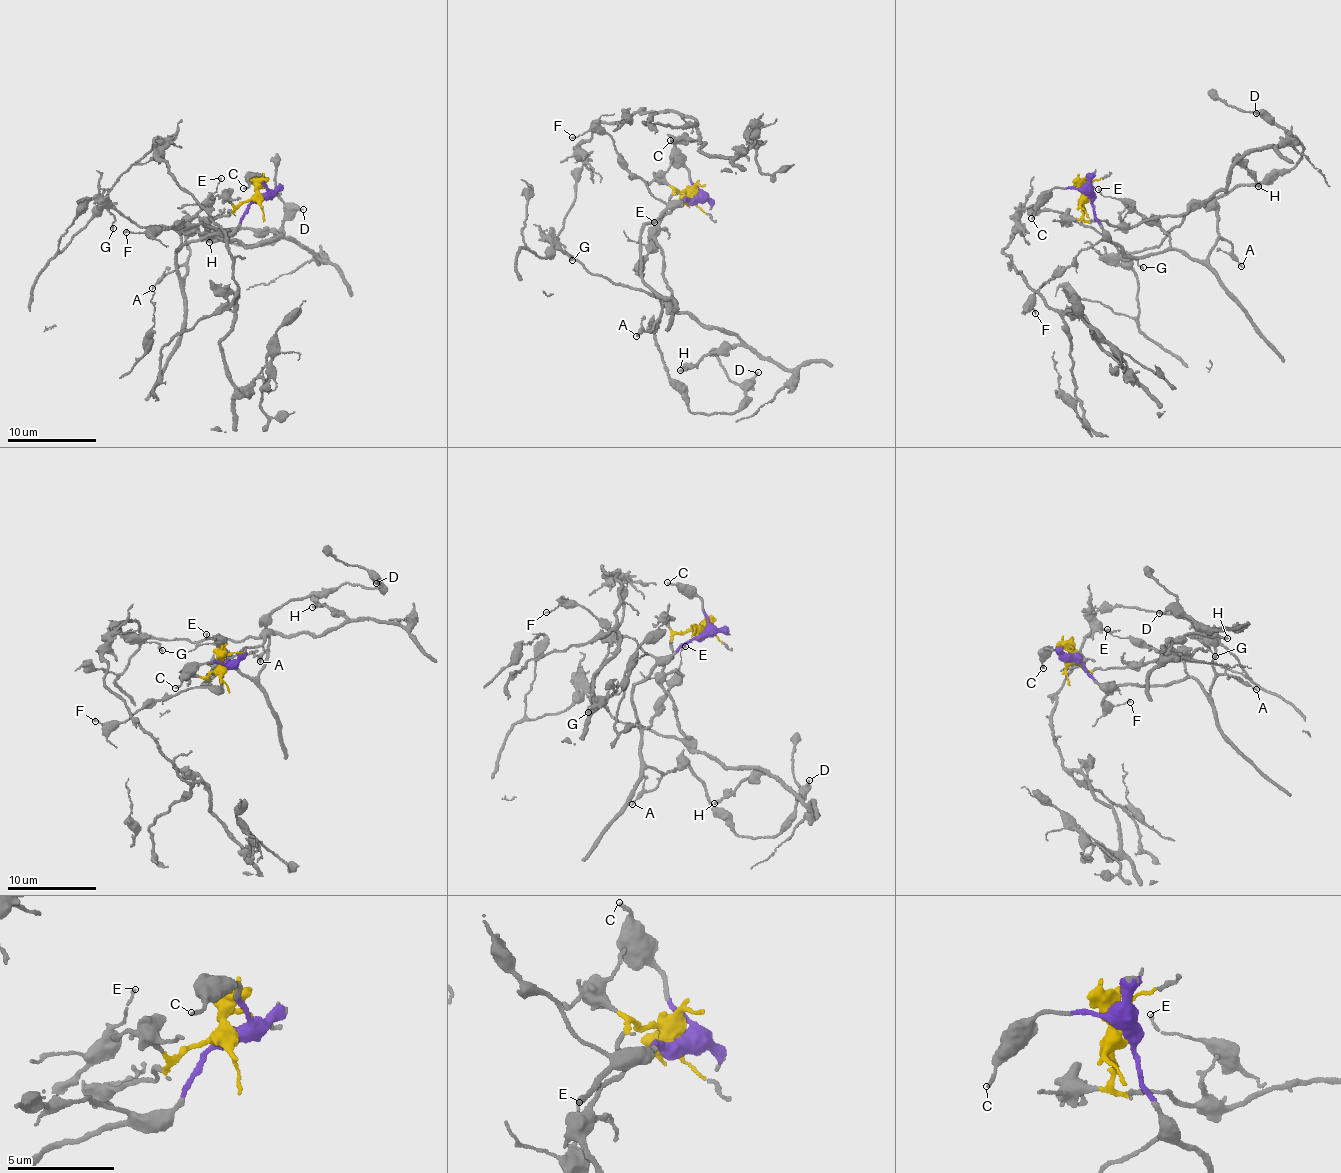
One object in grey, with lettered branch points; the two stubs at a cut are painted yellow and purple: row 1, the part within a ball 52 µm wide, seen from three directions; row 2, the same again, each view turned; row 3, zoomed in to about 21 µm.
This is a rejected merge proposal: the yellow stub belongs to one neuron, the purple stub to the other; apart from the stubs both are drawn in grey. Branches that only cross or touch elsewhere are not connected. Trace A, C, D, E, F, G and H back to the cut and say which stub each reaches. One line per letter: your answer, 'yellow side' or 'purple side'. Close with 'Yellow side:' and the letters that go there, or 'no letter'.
A: purple side
C: purple side
D: purple side
E: purple side
F: purple side
G: yellow side
H: yellow side
Yellow side: G, H

